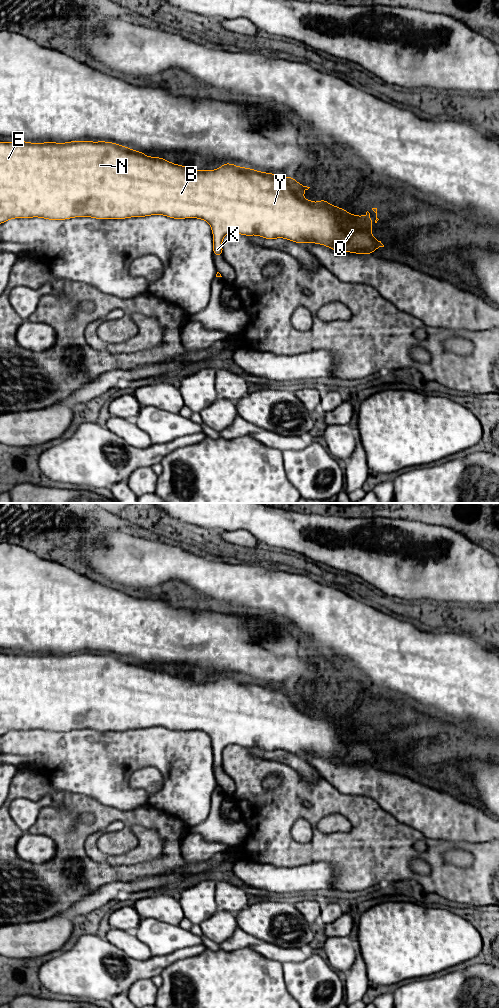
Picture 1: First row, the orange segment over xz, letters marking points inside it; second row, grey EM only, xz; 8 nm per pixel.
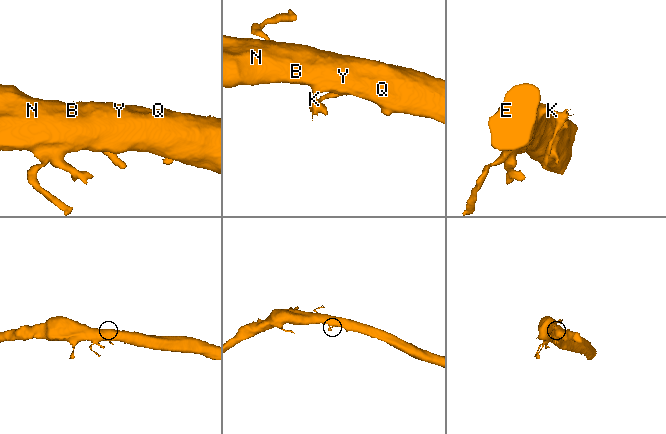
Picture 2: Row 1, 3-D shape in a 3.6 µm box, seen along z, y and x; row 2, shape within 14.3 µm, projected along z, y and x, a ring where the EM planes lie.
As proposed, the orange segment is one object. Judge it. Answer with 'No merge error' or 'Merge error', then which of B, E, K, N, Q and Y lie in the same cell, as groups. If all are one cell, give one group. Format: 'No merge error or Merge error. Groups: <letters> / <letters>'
No merge error. Groups: B E K N Q Y

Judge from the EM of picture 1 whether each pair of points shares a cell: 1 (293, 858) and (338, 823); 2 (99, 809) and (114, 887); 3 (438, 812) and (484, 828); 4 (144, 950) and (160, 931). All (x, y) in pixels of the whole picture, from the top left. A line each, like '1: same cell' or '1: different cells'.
1: different cells
2: different cells
3: same cell
4: different cells

